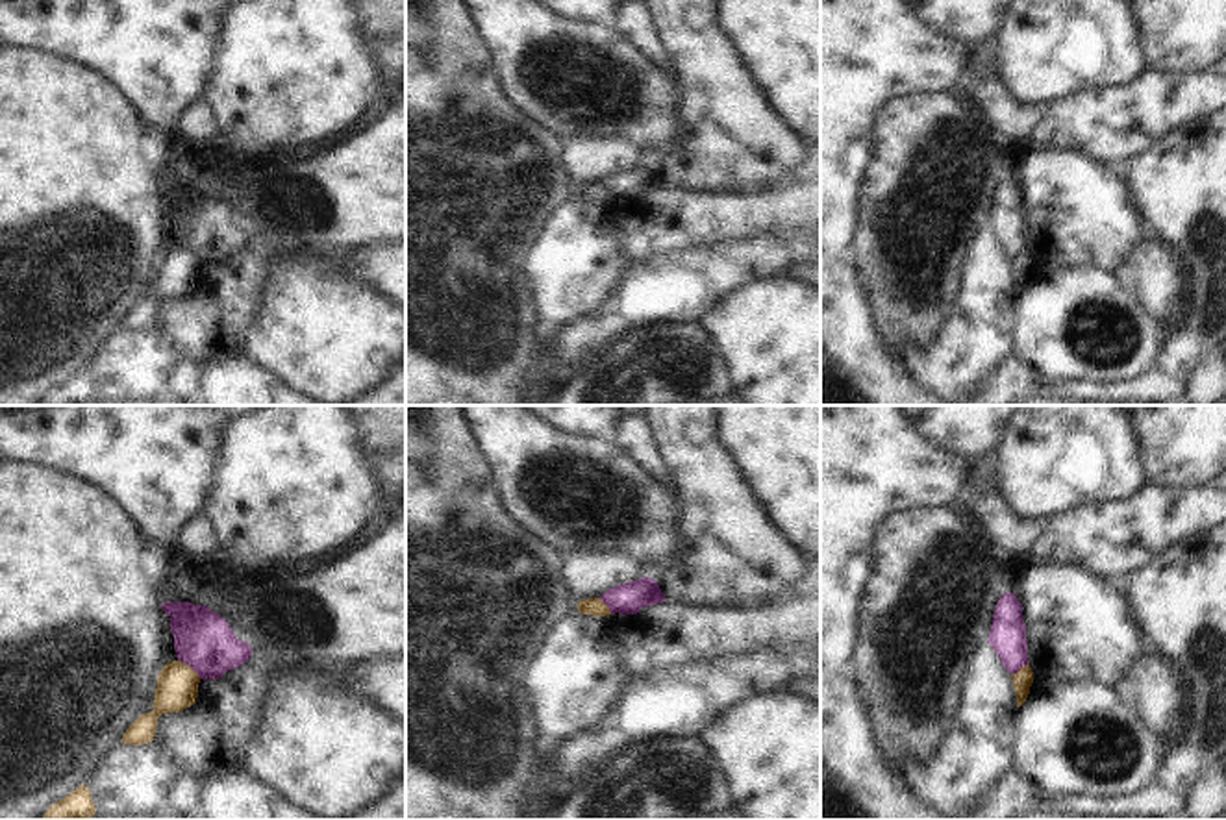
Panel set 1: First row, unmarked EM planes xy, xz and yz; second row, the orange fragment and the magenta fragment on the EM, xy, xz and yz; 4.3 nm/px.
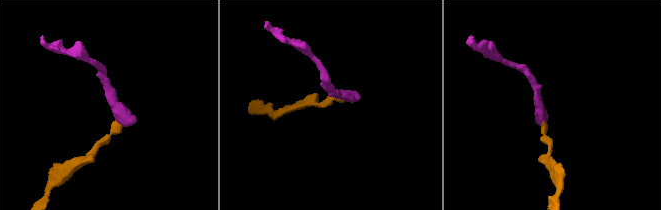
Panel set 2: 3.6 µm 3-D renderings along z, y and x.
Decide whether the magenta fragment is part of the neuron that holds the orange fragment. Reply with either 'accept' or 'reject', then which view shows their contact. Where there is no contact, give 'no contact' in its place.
reject; meets orange in xy

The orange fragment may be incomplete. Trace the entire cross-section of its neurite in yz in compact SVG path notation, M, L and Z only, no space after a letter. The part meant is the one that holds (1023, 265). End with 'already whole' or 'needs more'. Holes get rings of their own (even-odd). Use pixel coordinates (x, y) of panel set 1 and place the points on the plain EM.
M1030 250L1022 252L1017 259L1011 259L1011 265L1017 278L1017 292L1020 292L1026 287L1033 268L1033 257Z | already whole

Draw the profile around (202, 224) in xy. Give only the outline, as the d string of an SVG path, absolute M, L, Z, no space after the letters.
M167 187L161 193L170 202L178 246L189 250L200 265L219 265L252 242L250 230L239 226L209 193L189 187Z

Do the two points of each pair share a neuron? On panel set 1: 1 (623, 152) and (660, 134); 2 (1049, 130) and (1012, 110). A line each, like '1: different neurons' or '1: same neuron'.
1: different neurons
2: different neurons

